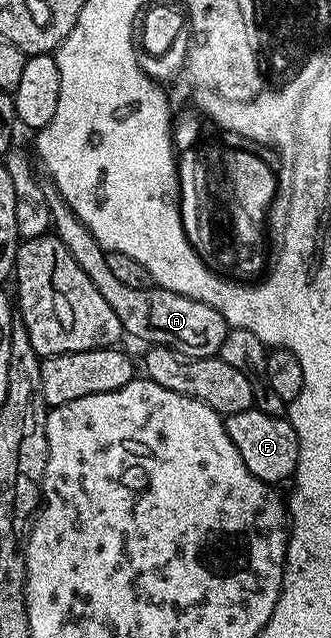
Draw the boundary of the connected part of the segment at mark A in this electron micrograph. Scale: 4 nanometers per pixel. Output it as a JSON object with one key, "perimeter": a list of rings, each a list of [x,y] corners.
{"perimeter":[[[55,193],[49,195],[49,218],[52,230],[63,241],[63,245],[67,245],[79,269],[83,269],[83,273],[91,277],[91,285],[99,289],[103,301],[111,305],[126,334],[139,337],[149,345],[166,349],[174,347],[175,350],[182,351],[182,356],[190,359],[207,359],[220,352],[231,328],[223,313],[219,313],[219,309],[198,299],[171,293],[156,285],[150,285],[147,289],[131,289],[131,285],[121,284],[111,273],[111,269],[107,269],[103,248],[95,241],[92,233],[76,219],[64,200]]]}

